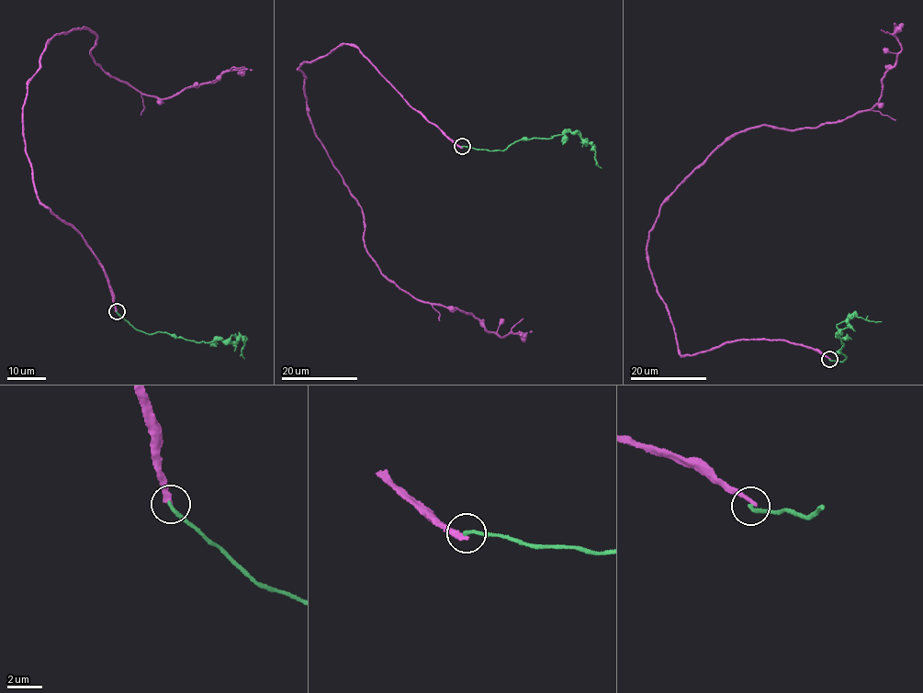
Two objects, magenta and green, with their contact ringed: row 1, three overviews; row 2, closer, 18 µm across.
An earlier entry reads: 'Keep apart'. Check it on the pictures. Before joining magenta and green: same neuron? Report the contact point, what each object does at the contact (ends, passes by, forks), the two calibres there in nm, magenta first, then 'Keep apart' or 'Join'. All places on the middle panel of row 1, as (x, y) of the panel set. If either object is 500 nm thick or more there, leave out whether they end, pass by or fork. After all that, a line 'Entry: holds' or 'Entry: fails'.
Place: (462, 146). At the ring magenta ends. At the ring green ends. Thickness 280 nm (magenta) against 240 nm. Keep apart
Entry: holds

